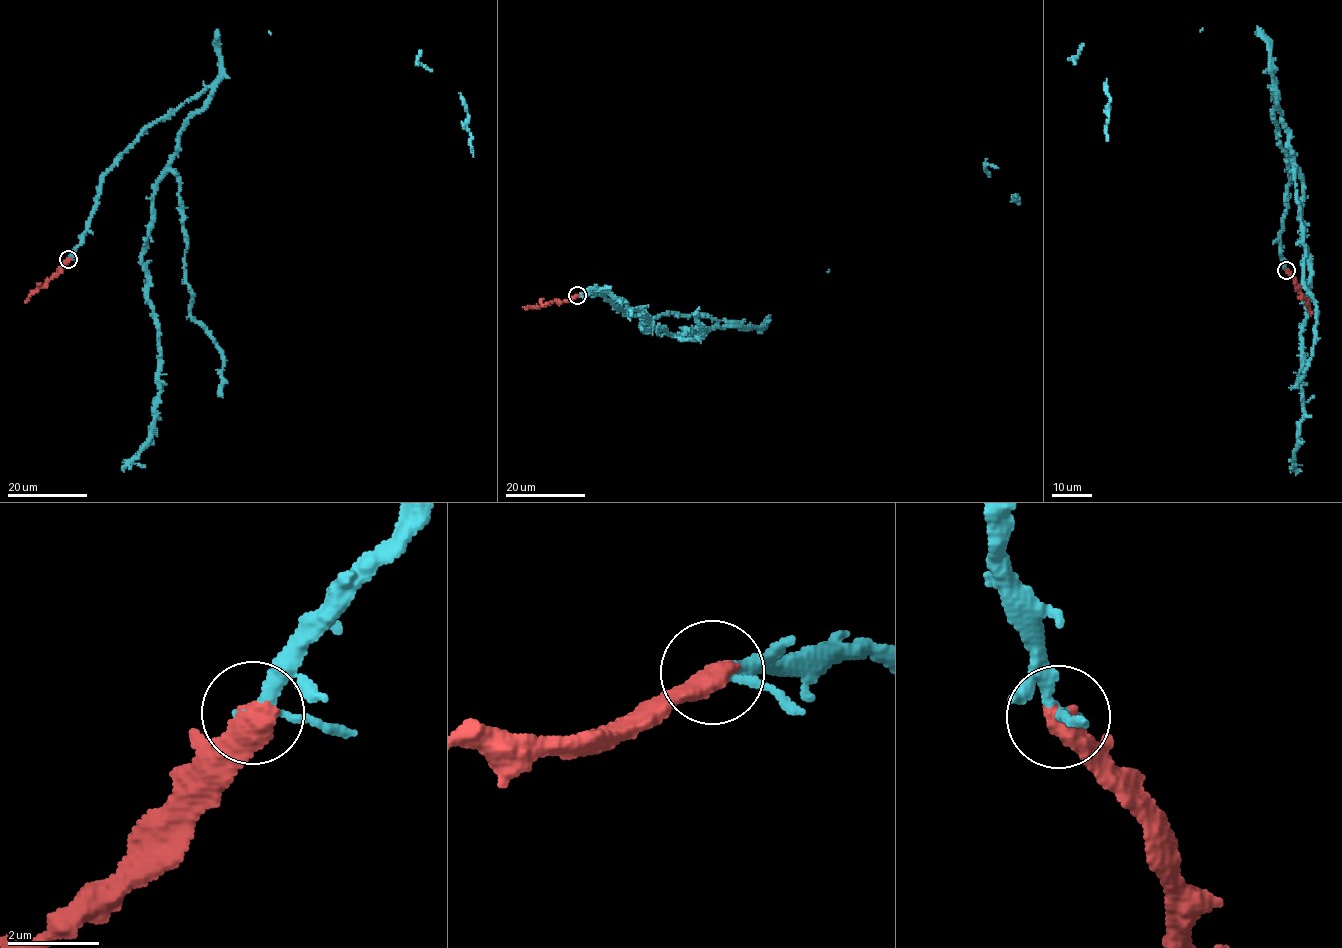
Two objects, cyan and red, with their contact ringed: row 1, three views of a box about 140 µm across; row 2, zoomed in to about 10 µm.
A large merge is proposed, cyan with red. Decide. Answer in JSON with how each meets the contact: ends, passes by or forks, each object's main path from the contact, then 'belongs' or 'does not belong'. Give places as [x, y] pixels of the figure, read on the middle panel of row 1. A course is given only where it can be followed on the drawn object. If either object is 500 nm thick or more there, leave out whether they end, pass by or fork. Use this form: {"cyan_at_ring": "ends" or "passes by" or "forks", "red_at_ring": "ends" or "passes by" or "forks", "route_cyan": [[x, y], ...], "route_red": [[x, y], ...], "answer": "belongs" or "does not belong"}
{"route_cyan": [[577, 295], [600, 295], [625, 313], [711, 316], [748, 328], [644, 331], [647, 316], [599, 290], [611, 289]], "route_red": [[577, 295], [564, 301], [522, 306]], "answer": "belongs"}

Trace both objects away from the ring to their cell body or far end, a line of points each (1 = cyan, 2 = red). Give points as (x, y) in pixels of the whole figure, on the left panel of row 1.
1: (68, 259), (100, 178), (210, 88), (156, 185), (142, 259), (160, 354), (156, 420), (133, 462), (146, 468)
2: (68, 259), (24, 303)

